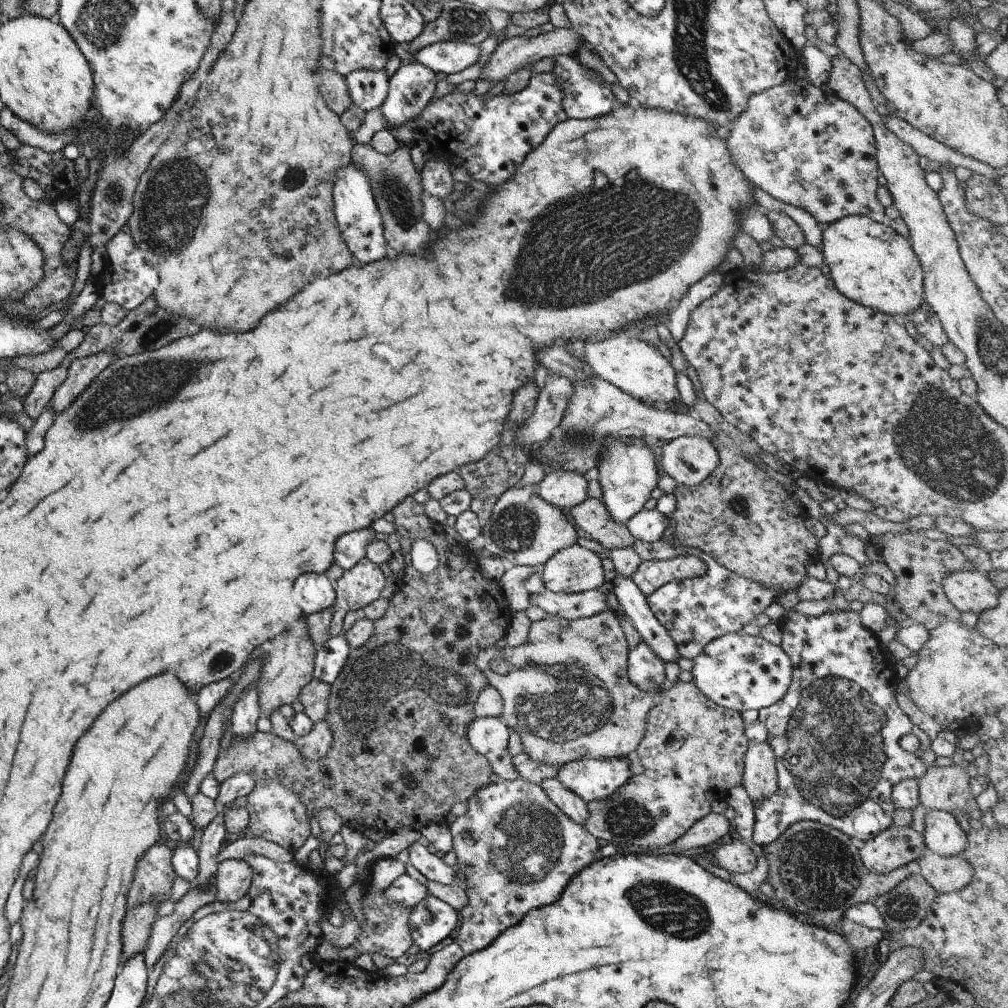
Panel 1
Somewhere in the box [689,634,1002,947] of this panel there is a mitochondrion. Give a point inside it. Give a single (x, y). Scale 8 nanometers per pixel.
(832, 773)

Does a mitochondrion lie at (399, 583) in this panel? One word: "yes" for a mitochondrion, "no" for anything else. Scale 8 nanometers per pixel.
no

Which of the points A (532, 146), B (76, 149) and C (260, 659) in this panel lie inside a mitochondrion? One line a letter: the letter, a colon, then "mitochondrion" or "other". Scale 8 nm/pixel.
A: other
B: other
C: other

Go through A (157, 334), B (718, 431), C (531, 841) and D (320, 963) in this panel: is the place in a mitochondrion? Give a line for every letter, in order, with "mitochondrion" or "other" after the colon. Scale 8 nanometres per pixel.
A: mitochondrion
B: other
C: mitochondrion
D: other

